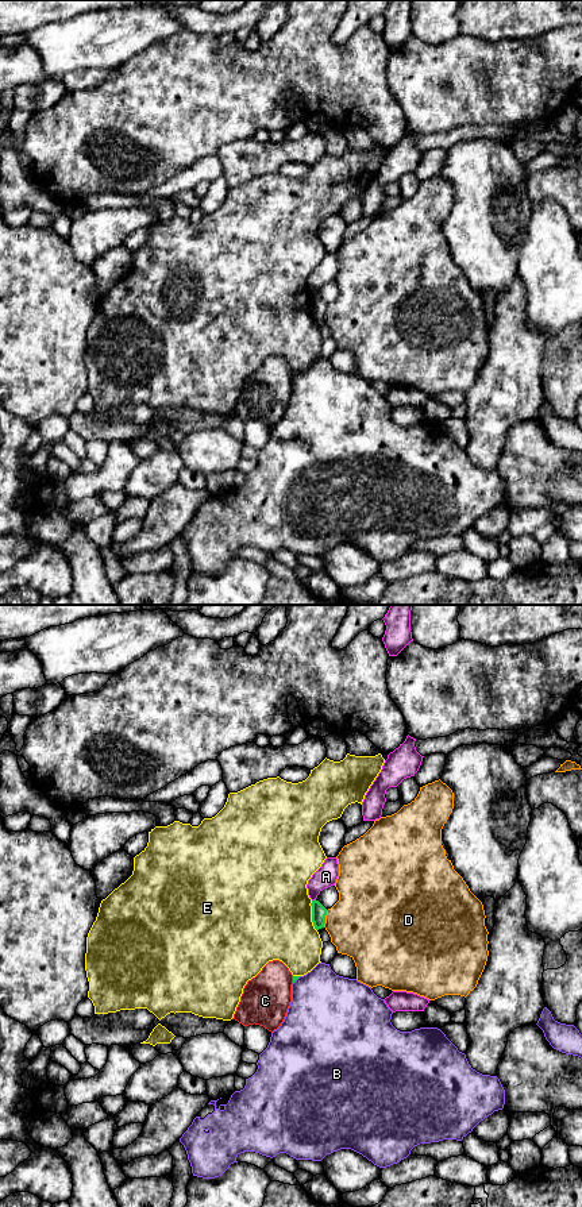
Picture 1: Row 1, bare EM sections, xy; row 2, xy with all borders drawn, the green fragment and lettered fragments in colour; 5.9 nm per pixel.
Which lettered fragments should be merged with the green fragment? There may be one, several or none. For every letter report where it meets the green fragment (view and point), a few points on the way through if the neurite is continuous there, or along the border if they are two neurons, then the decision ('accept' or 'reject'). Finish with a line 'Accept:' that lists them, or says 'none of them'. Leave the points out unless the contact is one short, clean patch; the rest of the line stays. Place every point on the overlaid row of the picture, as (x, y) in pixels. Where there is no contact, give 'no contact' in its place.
A: xy (315, 899) | reject
B: xy (296, 979) | reject
C: xy (293, 979) | reject
D: xy (324, 918) | reject
E: xy (312, 916) | reject
Accept: none of them

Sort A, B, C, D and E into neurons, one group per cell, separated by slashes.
A / B / C / D / E

